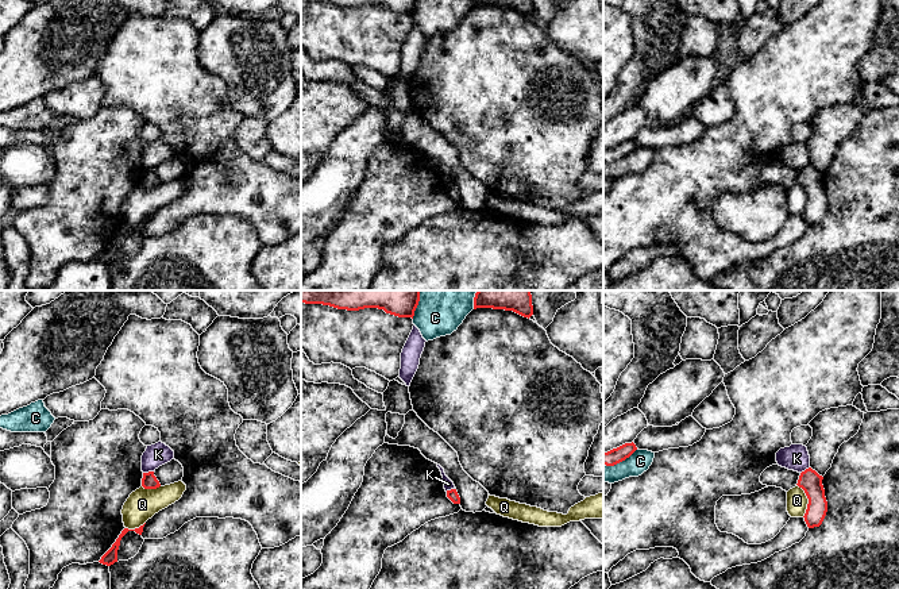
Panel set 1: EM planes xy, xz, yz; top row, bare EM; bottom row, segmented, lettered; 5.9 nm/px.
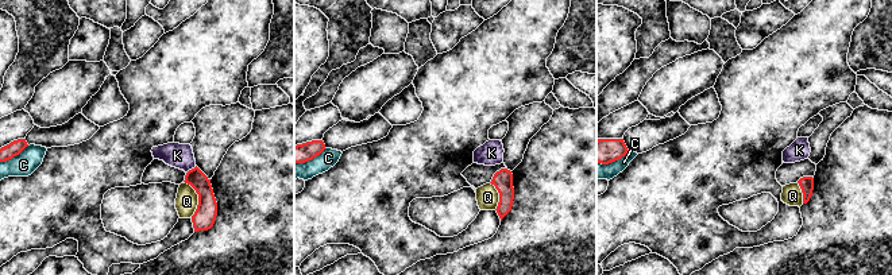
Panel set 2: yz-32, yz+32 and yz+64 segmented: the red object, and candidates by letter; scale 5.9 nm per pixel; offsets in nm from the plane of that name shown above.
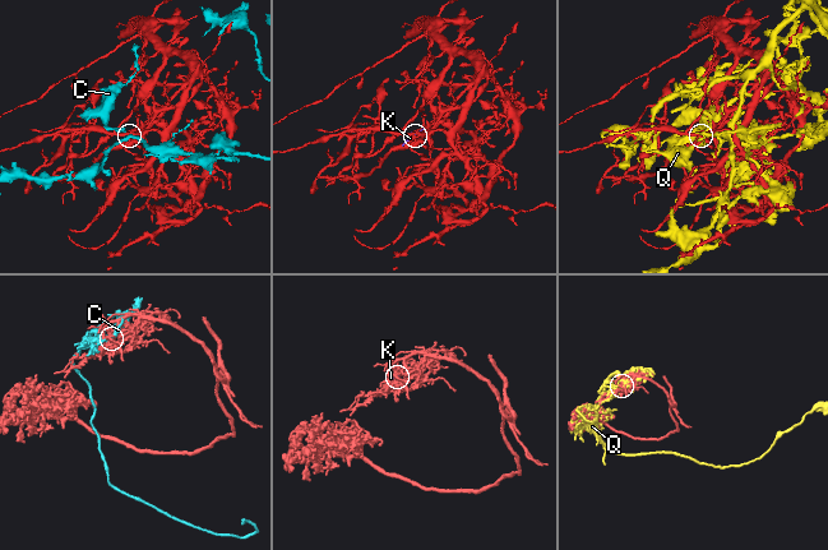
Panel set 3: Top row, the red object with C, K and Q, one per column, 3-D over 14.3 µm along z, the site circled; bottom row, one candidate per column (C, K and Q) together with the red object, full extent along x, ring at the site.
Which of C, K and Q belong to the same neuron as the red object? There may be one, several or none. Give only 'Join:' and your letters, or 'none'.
Join: K

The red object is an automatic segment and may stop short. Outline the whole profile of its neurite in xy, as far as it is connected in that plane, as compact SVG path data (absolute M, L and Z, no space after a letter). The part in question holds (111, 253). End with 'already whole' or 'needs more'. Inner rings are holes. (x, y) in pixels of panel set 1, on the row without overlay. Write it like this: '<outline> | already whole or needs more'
M144 222L140 223L139 226L135 226L135 227L124 226L124 227L121 228L121 231L119 232L119 235L116 236L116 239L112 242L112 245L101 254L101 257L100 257L99 259L103 261L103 262L107 262L107 263L111 263L111 262L113 262L115 259L117 259L117 247L119 247L121 235L123 235L128 228L135 228L136 231L142 232L143 224L144 224Z | already whole

